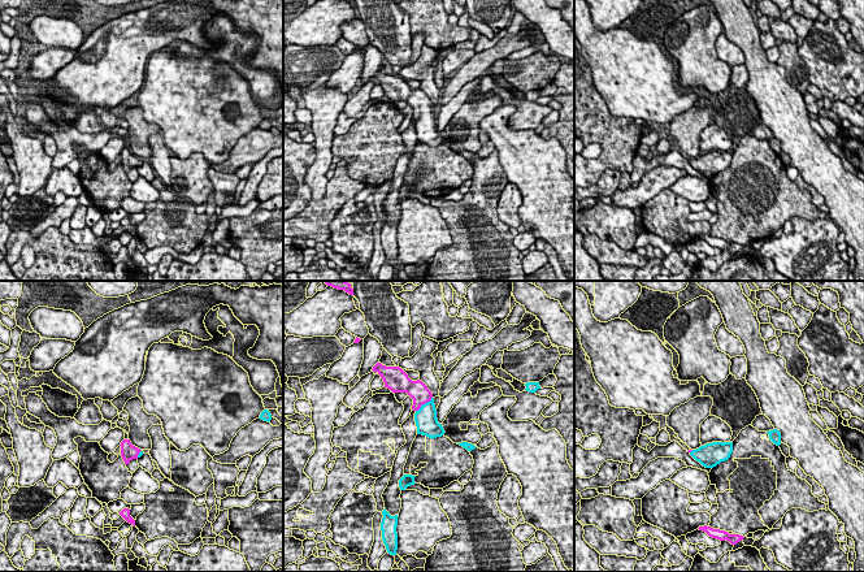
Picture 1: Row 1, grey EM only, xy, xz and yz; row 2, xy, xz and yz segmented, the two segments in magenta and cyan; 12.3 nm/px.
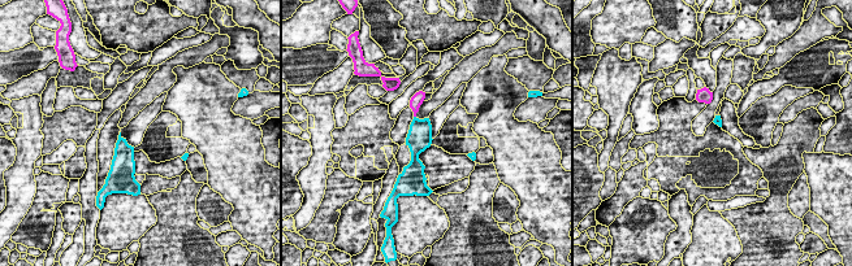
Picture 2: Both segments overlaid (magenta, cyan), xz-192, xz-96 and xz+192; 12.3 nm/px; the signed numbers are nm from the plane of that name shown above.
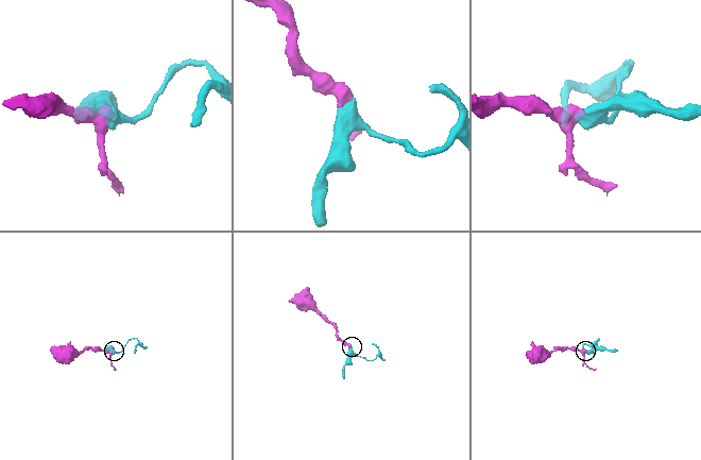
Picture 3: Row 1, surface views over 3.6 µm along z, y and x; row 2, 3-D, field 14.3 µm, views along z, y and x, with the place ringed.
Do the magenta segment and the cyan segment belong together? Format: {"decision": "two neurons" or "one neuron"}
{"decision": "one neuron"}

